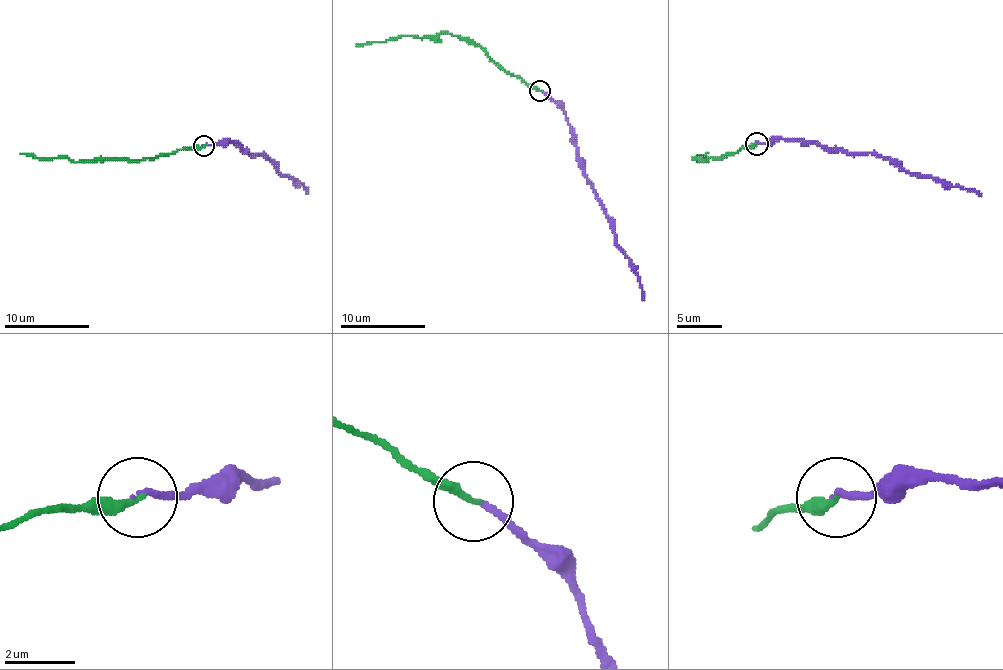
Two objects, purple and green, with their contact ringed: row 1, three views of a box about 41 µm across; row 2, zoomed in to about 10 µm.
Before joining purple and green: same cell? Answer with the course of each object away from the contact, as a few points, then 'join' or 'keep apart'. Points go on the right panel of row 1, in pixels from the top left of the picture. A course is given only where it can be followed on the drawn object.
purple runs (756, 143), (783, 139), (813, 141), (847, 152), (874, 152), (910, 173), (981, 196); green runs (756, 143), (735, 152), (694, 159), (696, 162), (696, 157), (703, 157), (708, 152); keep apart

